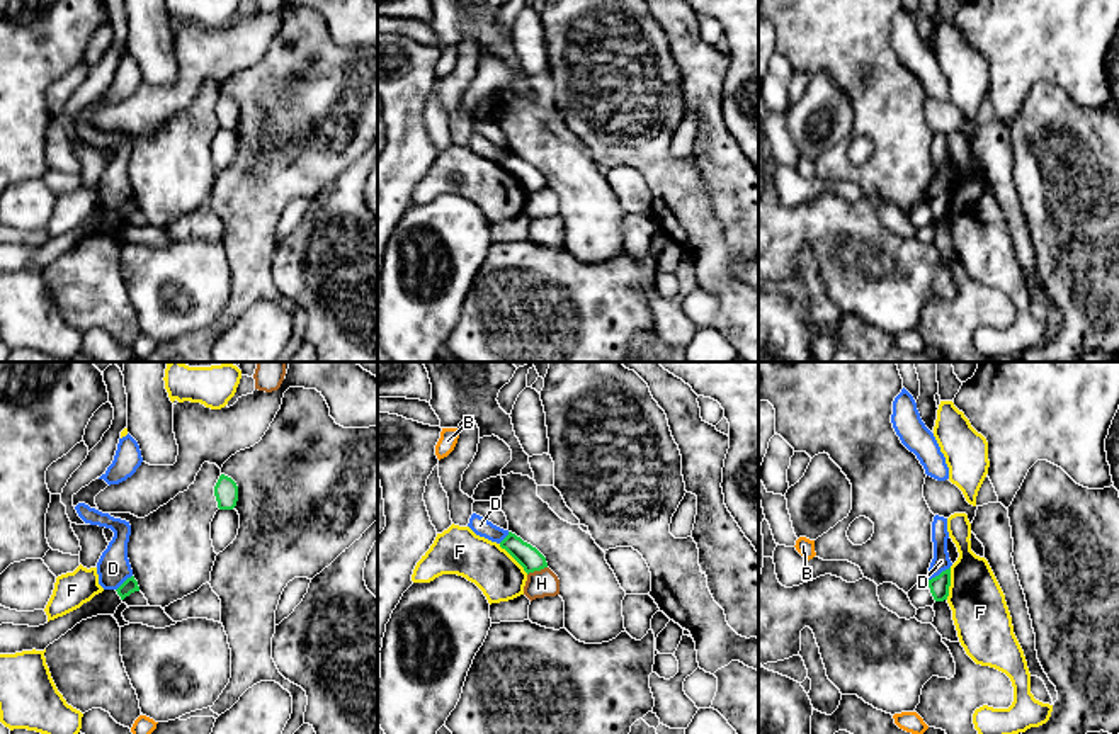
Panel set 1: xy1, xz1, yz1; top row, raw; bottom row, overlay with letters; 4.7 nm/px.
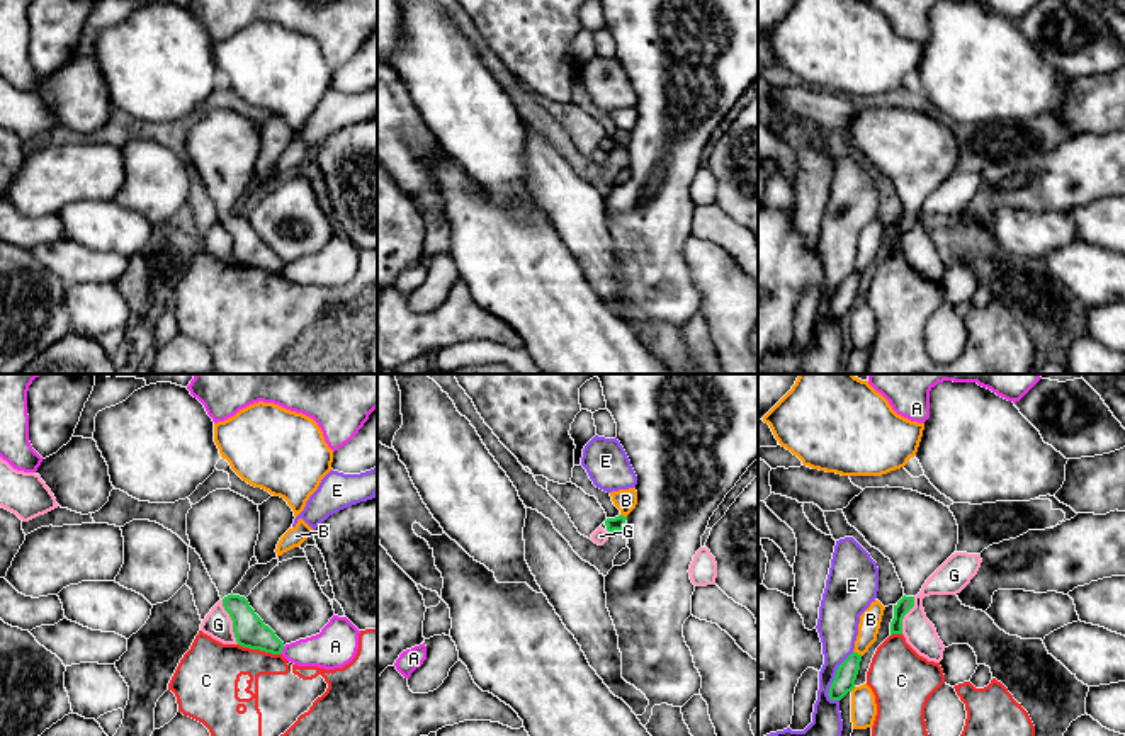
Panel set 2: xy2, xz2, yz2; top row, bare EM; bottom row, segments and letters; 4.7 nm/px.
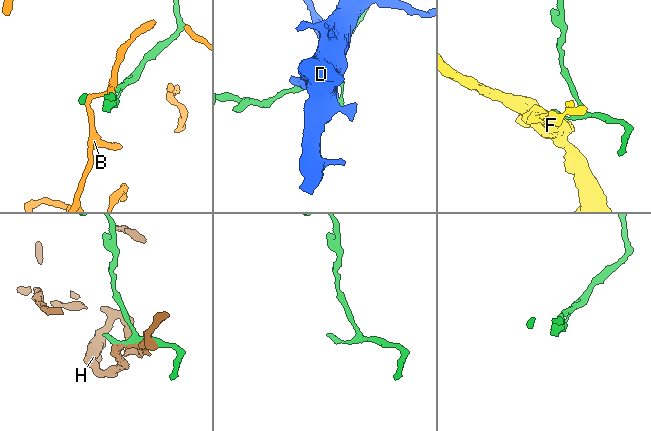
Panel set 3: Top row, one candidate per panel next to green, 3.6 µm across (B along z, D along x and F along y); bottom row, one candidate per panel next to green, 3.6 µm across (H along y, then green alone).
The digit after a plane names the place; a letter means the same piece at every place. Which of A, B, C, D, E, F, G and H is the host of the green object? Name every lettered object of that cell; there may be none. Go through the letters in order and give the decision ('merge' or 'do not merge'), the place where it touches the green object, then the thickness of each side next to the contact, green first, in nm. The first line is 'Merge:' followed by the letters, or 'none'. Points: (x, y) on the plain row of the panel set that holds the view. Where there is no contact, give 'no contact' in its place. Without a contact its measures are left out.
Merge: none
A: do not merge | xy2 (282, 267) | 150/200 nm
B: do not merge | yz2 (857, 272) | 100/100 nm
C: do not merge | xy2 (259, 267) | 150/280 nm
D: do not merge | yz1 (941, 192) | 100/90 nm
E: do not merge | yz2 (835, 296) | 100/190 nm
F: do not merge | xz1 (514, 177) | 110/220 nm
G: do not merge | xy2 (233, 242) | 150/140 nm
H: do not merge | xz1 (536, 189) | 110/130 nm

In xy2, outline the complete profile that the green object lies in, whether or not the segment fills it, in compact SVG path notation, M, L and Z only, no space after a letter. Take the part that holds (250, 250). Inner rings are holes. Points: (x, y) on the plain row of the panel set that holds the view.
M216 109L187 133L190 167L201 175L233 240L236 262L243 267L280 274L284 262L263 243L245 216L235 214L260 153L258 124L231 110Z

